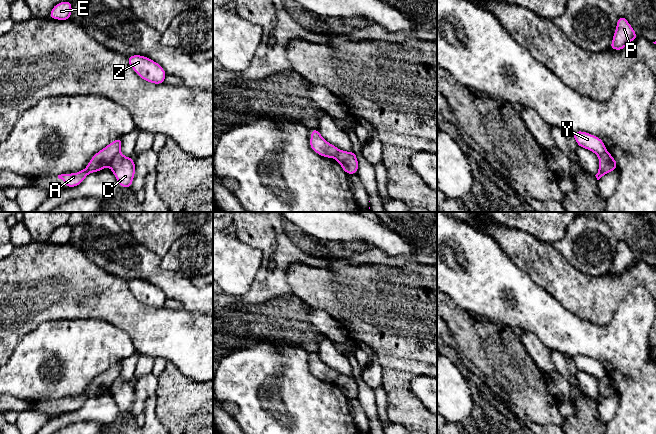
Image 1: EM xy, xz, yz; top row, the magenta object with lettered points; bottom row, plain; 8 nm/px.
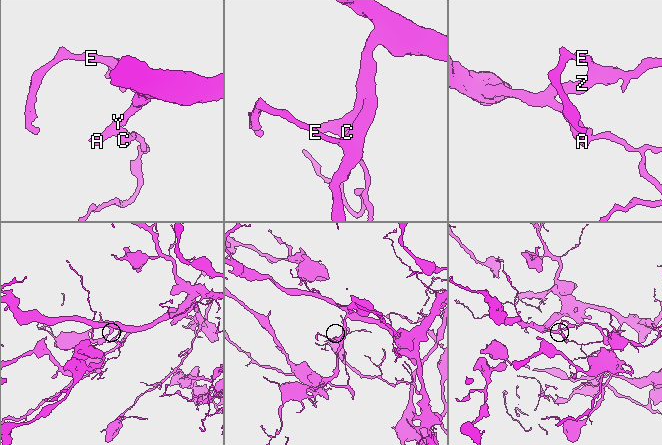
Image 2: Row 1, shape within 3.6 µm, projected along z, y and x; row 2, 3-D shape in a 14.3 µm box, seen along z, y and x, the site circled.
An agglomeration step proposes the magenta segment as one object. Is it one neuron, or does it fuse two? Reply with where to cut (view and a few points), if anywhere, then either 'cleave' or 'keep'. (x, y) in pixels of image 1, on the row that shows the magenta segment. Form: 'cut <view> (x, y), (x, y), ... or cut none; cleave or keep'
cut xy (119, 150), (109, 165); cleave

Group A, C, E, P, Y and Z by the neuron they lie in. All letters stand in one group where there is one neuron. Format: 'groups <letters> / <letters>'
groups A E P Y Z / C

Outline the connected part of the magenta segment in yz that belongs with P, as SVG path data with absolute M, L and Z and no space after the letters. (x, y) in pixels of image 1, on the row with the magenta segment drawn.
M624 16L618 17L616 30L610 48L614 50L622 50L631 41L637 38L638 36L626 18Z

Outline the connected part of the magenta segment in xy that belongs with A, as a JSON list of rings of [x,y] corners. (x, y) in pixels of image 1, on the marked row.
[[[122,138],[116,139],[108,144],[105,148],[97,152],[91,158],[84,170],[81,170],[78,173],[61,174],[58,175],[58,178],[62,179],[66,183],[67,188],[80,185],[88,174],[98,172],[110,166],[113,158],[120,151],[121,144]]]

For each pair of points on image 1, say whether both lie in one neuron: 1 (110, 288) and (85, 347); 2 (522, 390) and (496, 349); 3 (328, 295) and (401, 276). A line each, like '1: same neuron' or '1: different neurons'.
1: different neurons
2: same neuron
3: same neuron

